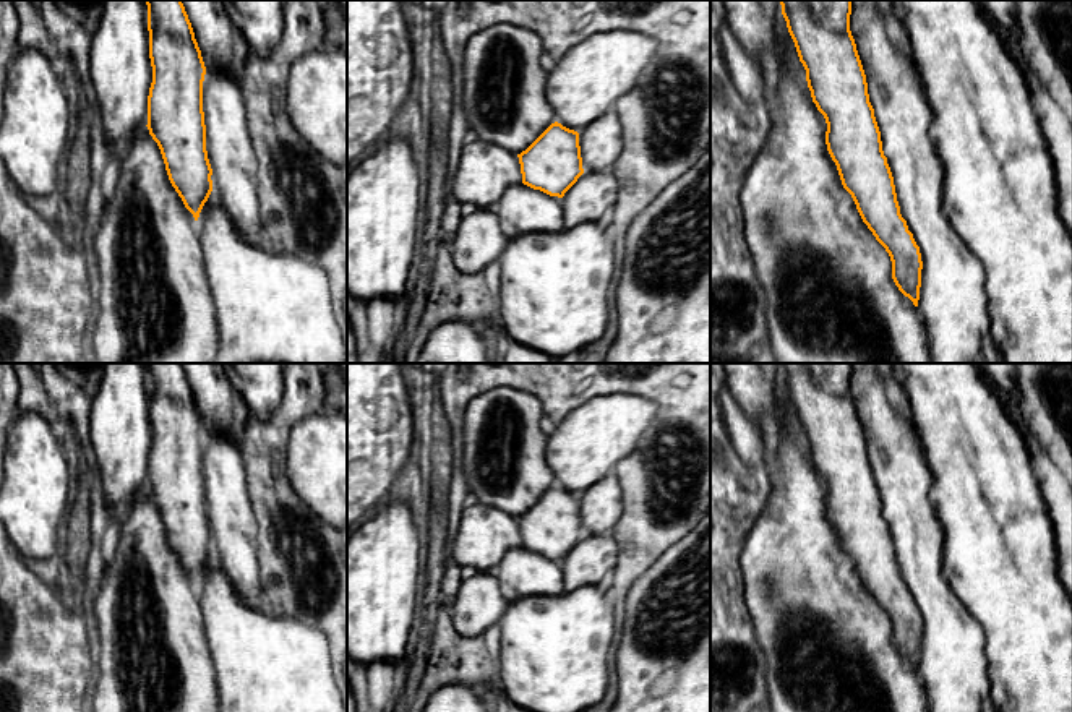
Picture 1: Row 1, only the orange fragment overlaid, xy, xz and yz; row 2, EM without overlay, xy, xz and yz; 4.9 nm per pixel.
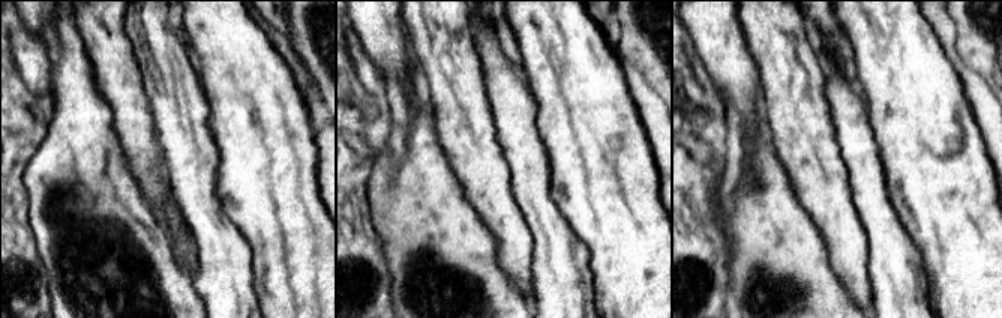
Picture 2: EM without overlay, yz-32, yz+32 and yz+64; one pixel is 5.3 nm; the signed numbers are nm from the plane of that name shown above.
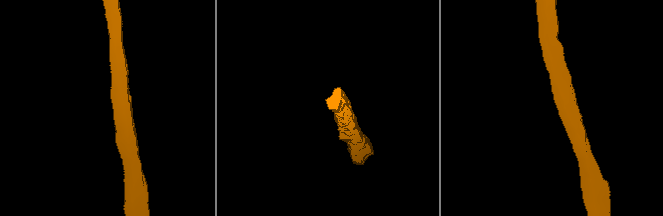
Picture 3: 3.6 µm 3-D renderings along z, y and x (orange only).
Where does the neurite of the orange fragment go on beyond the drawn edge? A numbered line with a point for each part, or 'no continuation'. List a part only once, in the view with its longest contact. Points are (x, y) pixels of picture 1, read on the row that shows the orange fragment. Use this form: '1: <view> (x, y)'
no continuation

